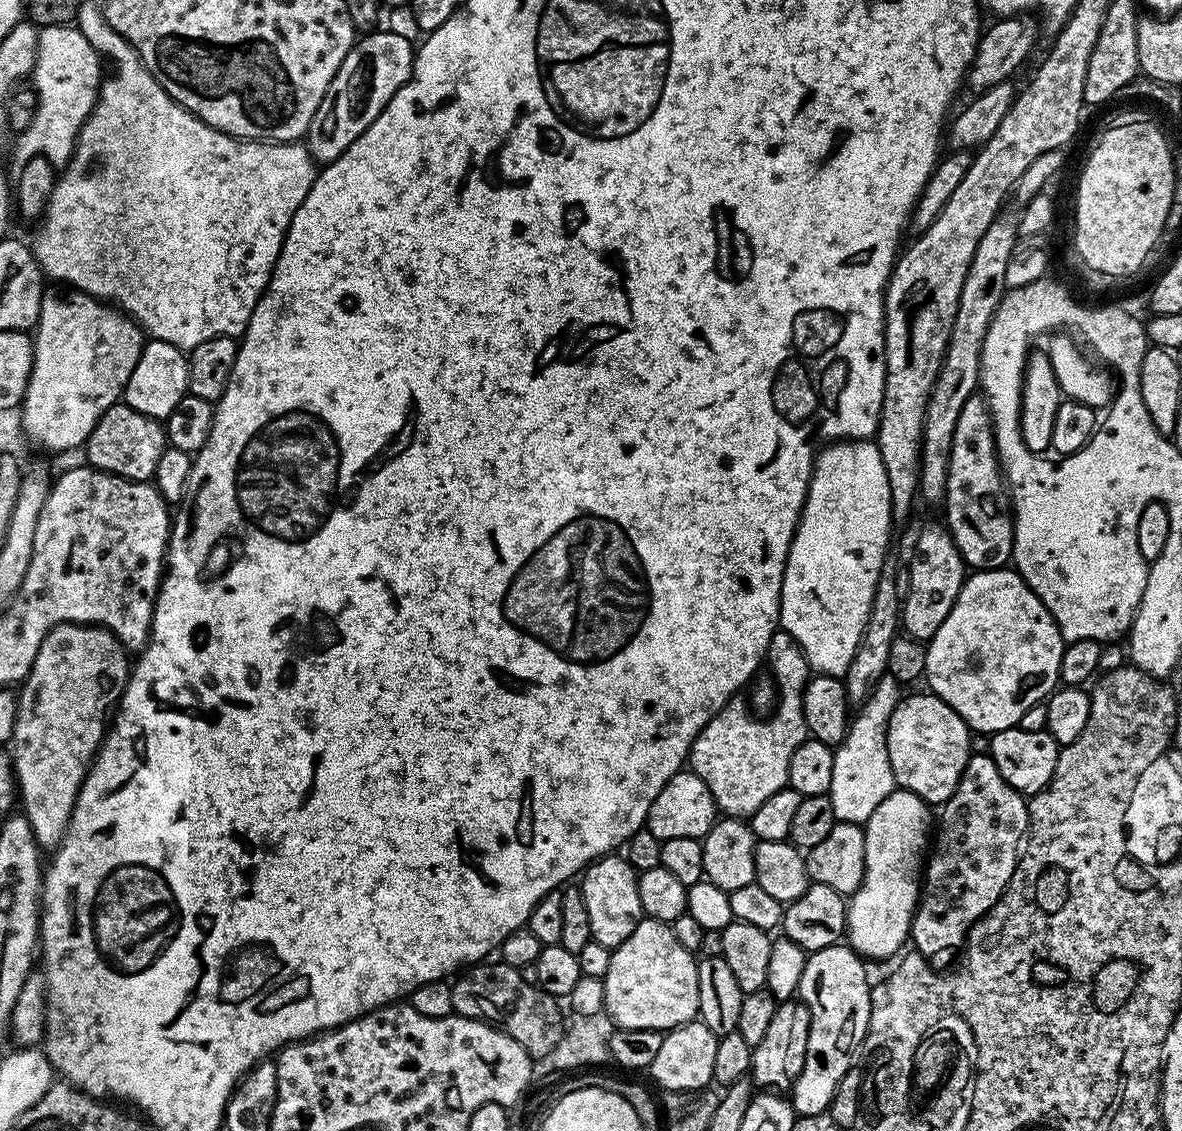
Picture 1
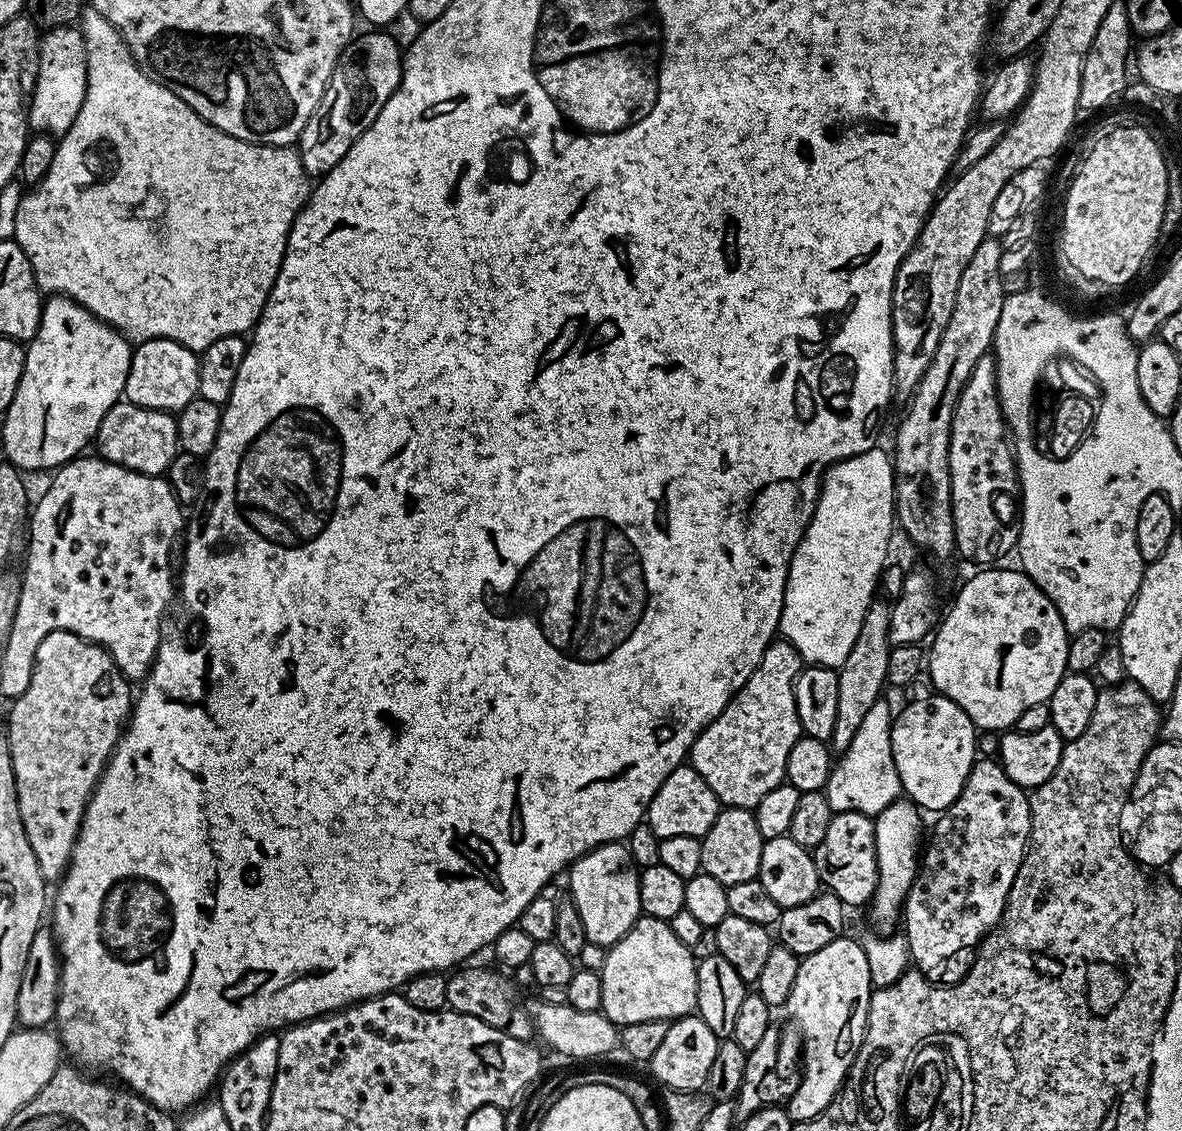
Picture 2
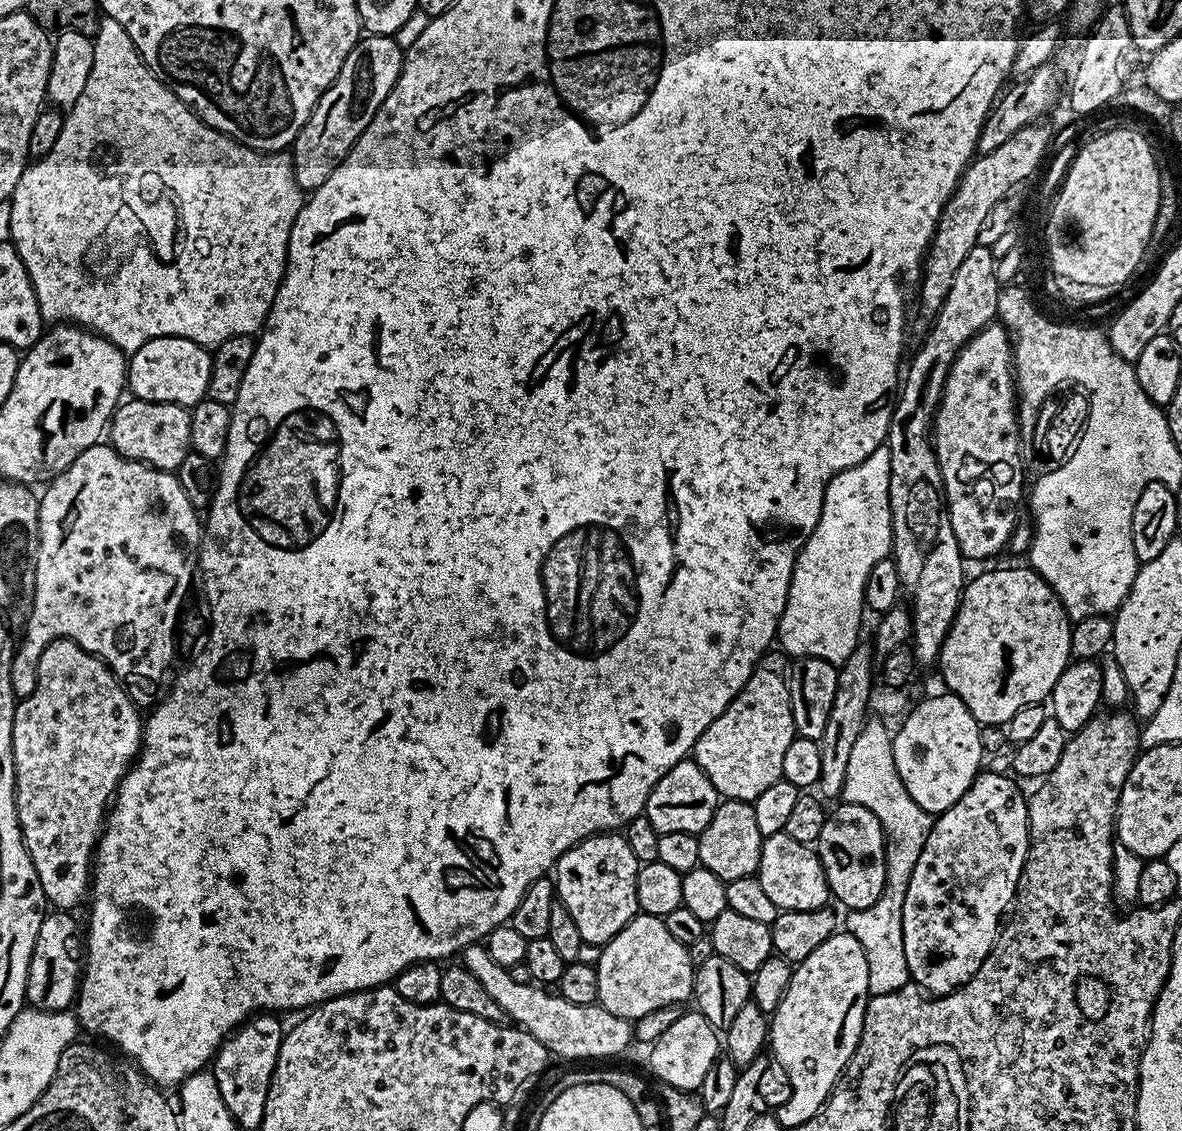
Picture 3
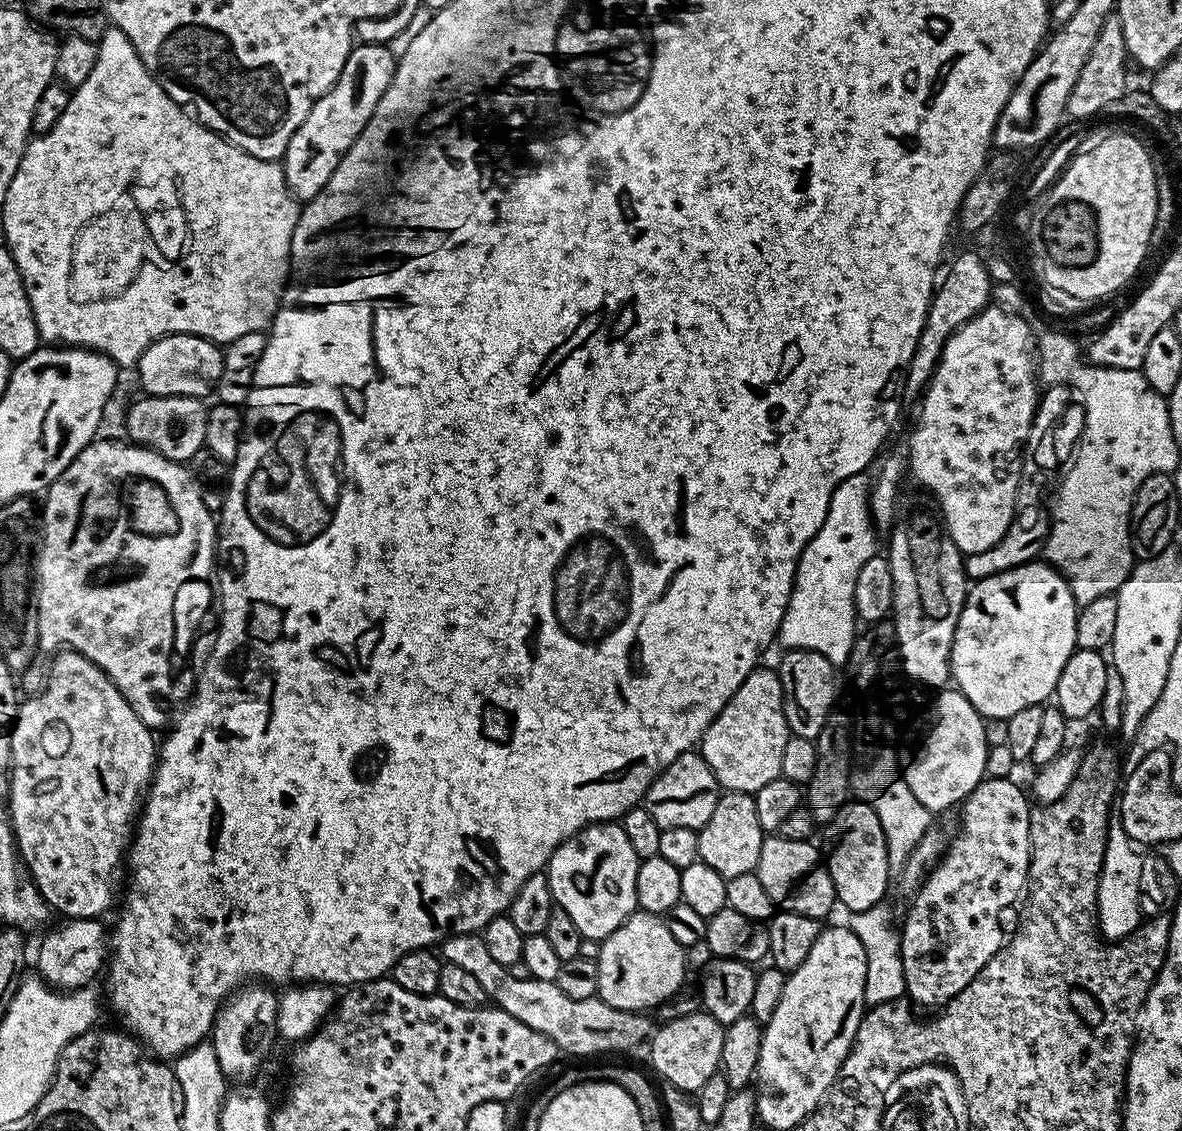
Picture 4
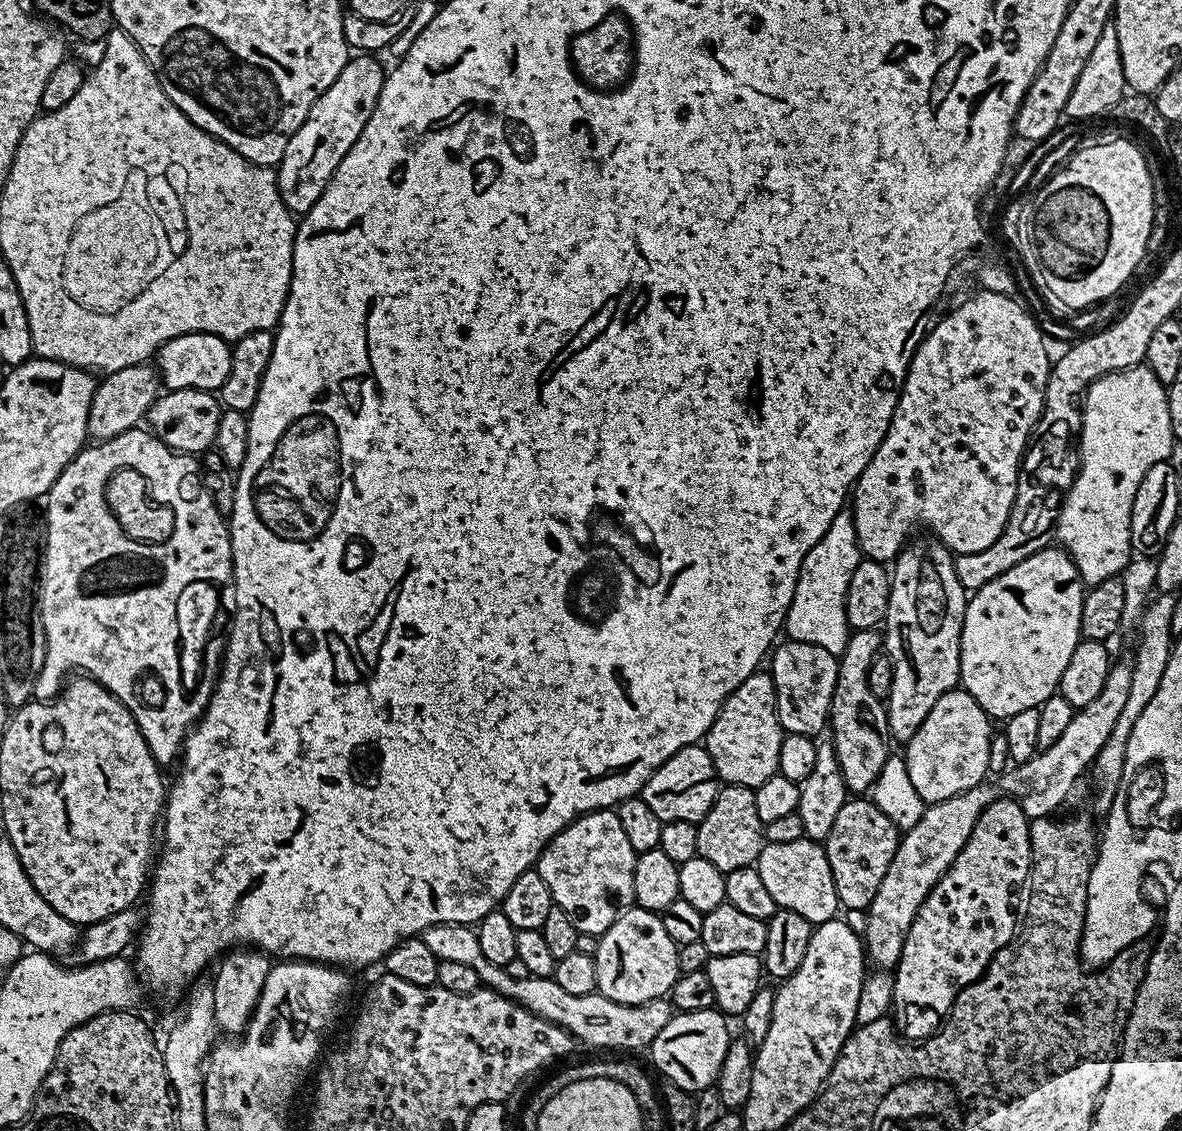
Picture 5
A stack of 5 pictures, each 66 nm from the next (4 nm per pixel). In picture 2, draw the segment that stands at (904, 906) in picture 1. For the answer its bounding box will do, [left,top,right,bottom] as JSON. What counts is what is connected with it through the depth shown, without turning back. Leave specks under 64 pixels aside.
[867,798,924,926]

